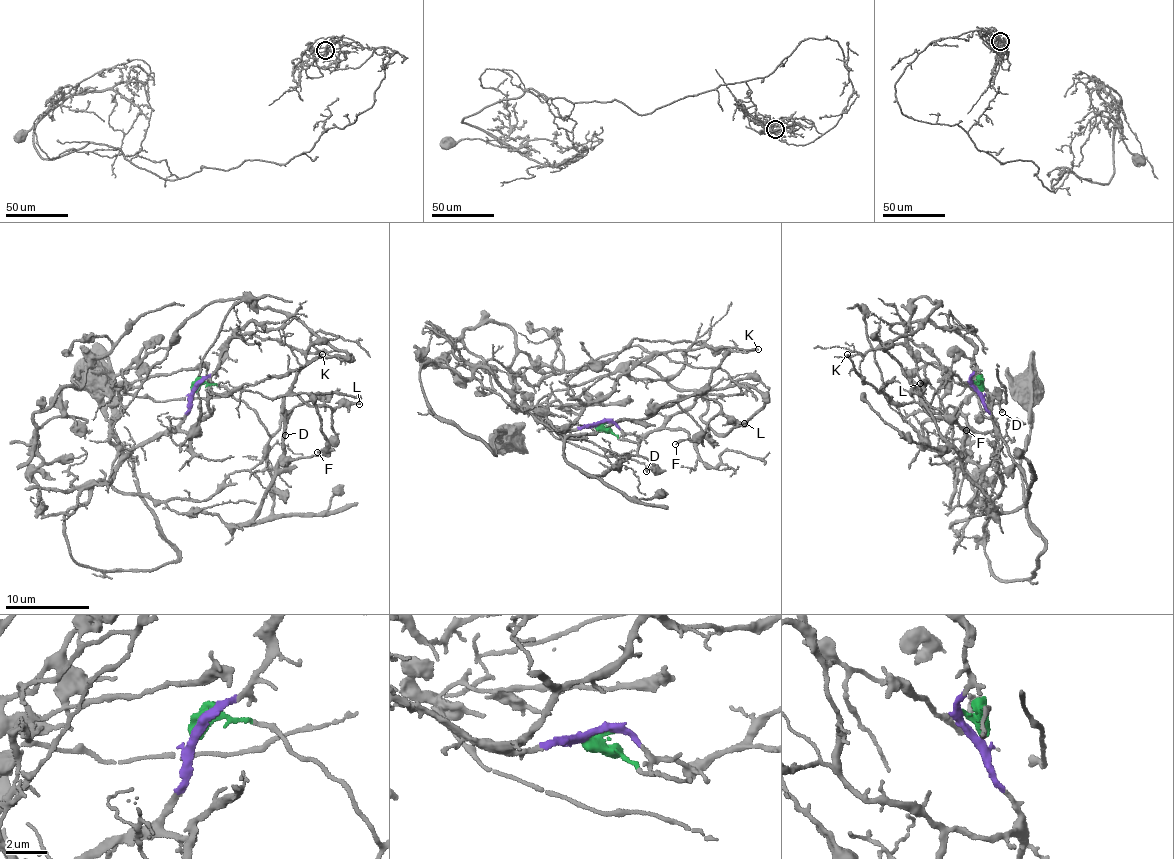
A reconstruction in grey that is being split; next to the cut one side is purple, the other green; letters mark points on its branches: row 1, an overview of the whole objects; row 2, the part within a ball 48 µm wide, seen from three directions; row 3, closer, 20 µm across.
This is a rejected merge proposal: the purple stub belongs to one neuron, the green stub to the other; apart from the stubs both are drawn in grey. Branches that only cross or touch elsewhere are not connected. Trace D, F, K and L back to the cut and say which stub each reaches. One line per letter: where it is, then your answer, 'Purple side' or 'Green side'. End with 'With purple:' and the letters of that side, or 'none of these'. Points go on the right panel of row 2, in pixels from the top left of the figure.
D: Place: (1002, 412). Green side
F: Place: (966, 430). Green side
K: Place: (847, 354). Purple side
L: Place: (920, 383). Green side
With purple: K

